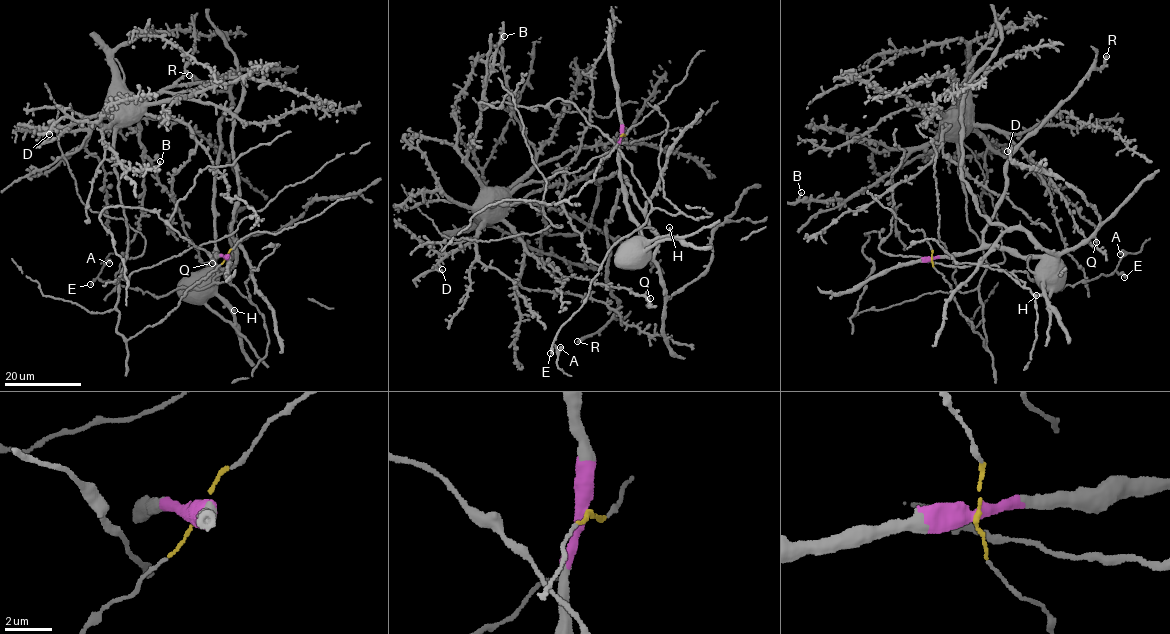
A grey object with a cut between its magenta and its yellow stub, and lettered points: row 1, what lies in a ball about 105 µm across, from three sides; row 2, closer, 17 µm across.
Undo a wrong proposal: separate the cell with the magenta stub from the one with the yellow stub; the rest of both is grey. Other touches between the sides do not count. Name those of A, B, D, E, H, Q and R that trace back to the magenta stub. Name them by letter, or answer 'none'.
A, E, H, R

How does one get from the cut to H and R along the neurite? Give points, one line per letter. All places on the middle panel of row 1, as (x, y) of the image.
H: (621, 134), (619, 175), (629, 218), (642, 228), (642, 236), (648, 240), (665, 237), (669, 227)
R: (621, 134), (622, 187), (611, 218), (604, 223), (608, 256), (605, 280), (617, 305), (613, 317), (577, 341)

